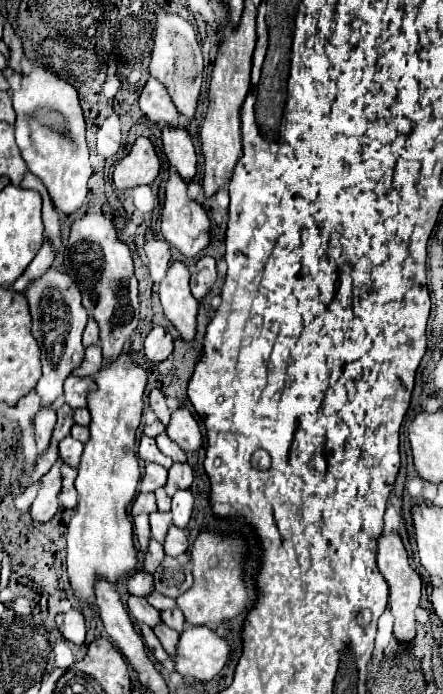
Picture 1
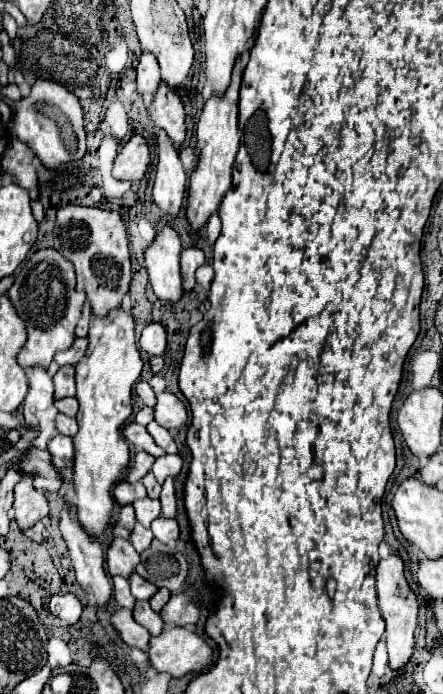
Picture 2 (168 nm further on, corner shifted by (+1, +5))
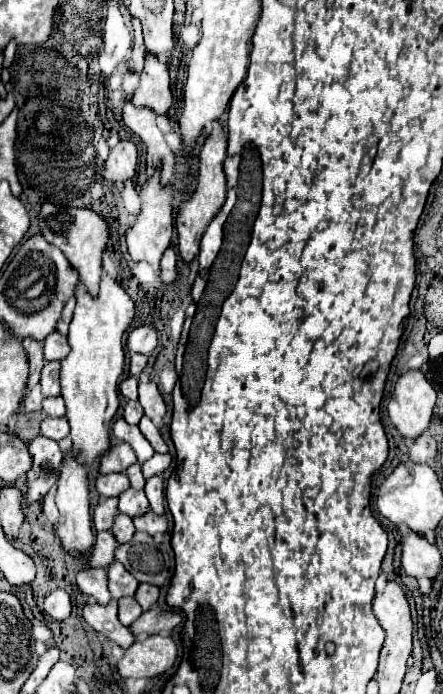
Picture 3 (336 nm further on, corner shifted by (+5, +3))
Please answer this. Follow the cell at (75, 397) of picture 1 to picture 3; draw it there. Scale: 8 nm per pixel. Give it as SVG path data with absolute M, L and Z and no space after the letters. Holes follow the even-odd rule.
M45 362L41 370L41 392L43 396L59 396L59 362Z

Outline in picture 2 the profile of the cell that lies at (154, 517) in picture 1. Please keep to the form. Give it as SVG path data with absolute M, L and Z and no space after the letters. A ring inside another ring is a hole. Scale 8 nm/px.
M151 498L135 500L133 506L135 506L137 522L143 524L145 528L149 528L151 522L153 522L157 516L161 516L161 502L159 502L159 500L151 500Z

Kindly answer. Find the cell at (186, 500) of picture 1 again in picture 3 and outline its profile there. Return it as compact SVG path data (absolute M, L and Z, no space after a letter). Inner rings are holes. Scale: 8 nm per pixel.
M153 476L145 482L145 494L149 498L149 506L155 514L163 514L165 510L165 490L163 490L163 478L161 476Z

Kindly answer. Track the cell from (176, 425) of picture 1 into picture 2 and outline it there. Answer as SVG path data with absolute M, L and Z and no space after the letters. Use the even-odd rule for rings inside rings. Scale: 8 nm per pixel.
M171 392L159 394L157 406L155 406L155 422L167 430L179 430L187 426L189 416L187 416L185 404Z

